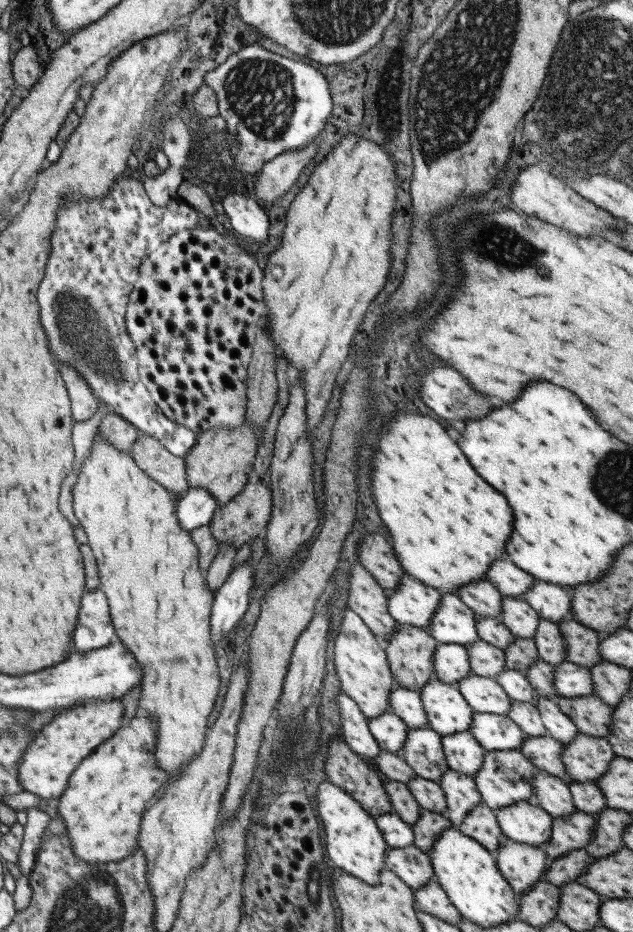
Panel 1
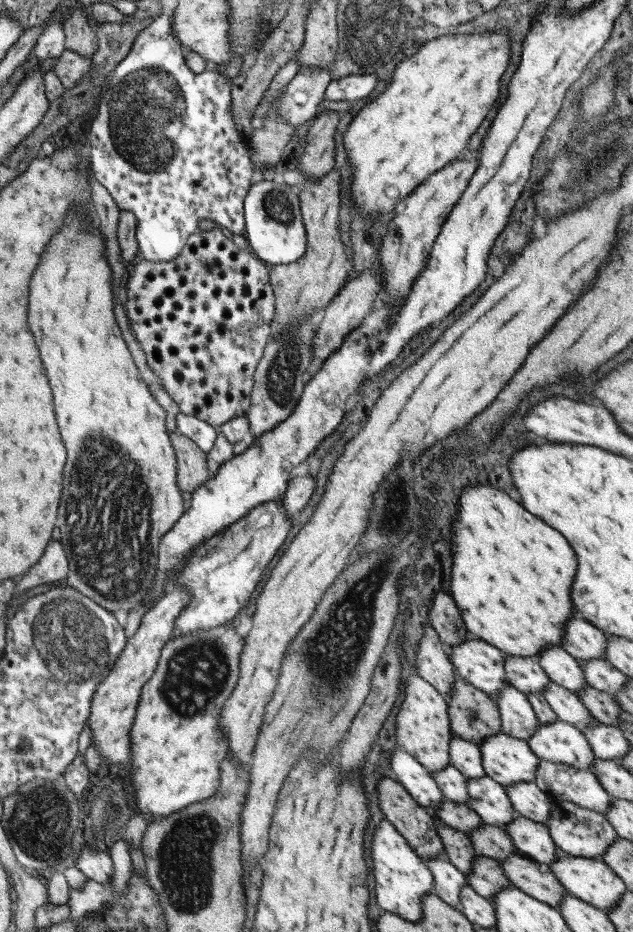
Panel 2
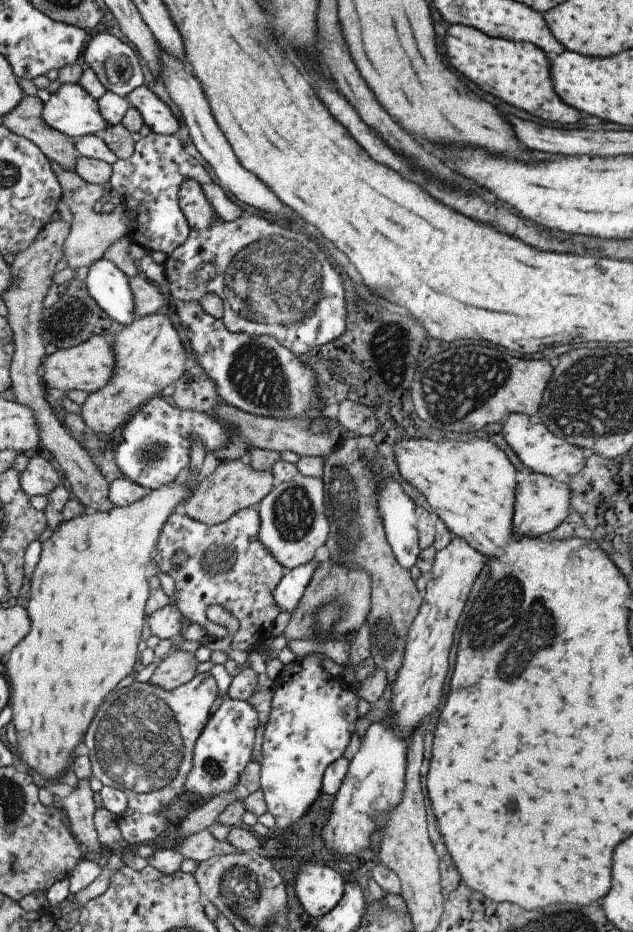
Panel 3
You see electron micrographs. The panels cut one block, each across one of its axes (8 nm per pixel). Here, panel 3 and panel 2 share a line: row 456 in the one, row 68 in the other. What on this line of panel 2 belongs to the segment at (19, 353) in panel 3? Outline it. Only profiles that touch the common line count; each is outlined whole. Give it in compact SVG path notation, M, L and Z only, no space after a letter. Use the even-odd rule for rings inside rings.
M64 49L62 55L49 63L49 69L54 71L65 89L74 88L86 78L93 64L92 56L80 56L77 52Z

